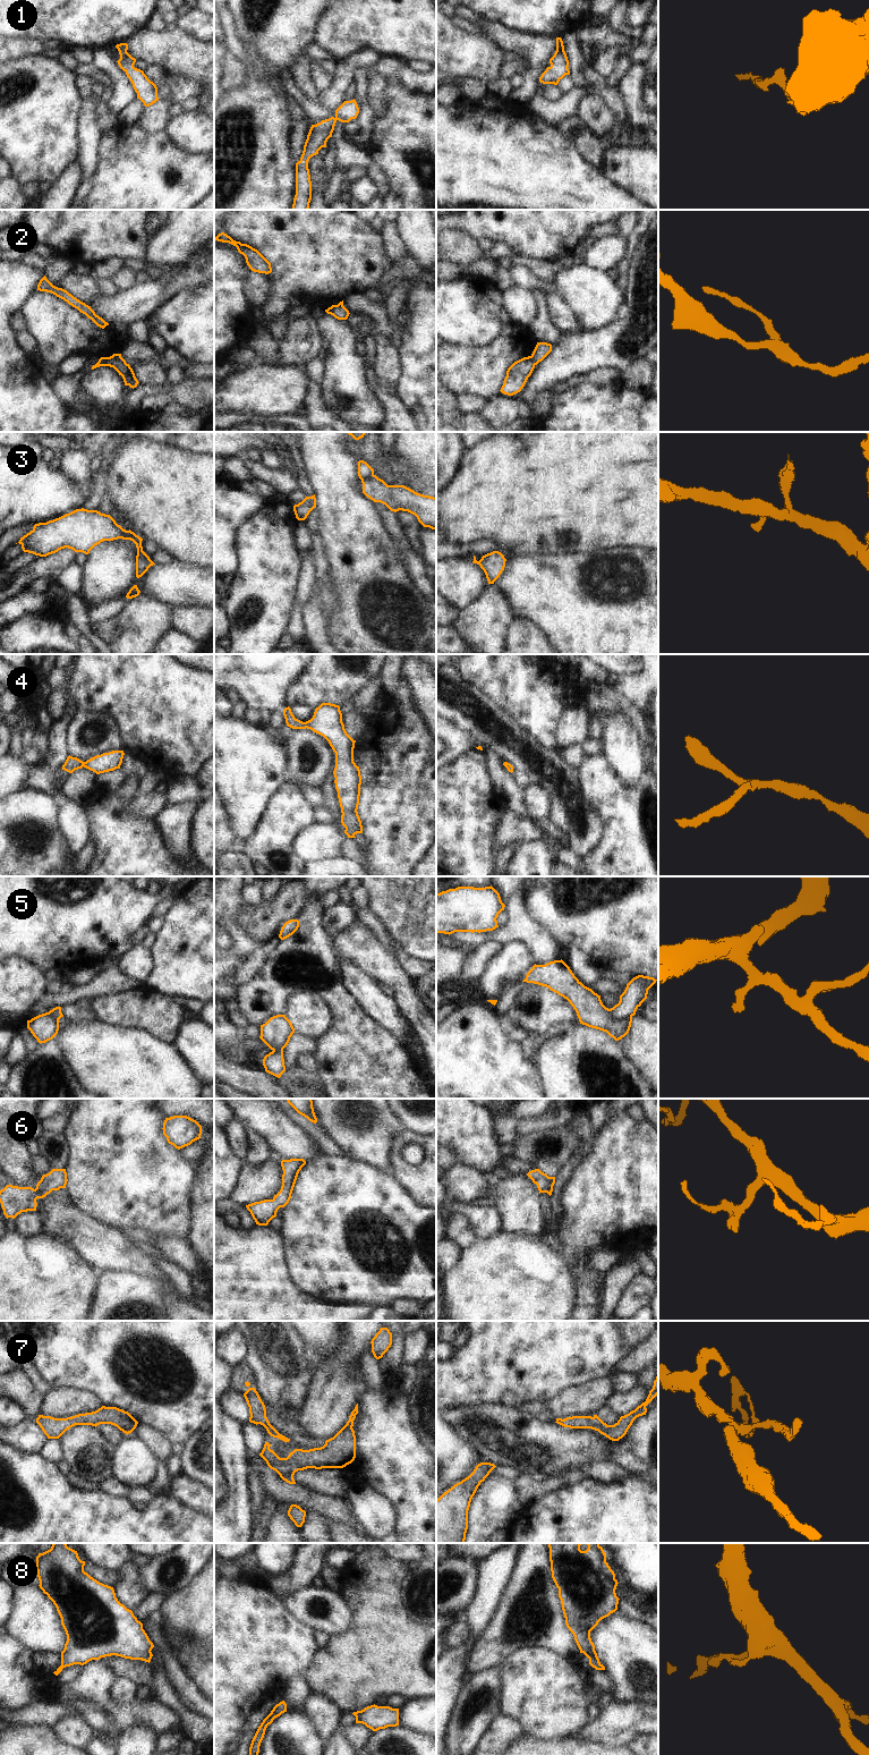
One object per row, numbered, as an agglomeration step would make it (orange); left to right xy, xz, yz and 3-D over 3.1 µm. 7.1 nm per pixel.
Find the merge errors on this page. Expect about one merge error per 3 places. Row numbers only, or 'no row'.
2, 3, 5

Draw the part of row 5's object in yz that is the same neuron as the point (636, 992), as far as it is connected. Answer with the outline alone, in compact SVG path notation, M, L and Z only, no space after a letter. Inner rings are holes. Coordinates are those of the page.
M638 975L628 984L620 995L620 1001L611 1008L611 1015L615 1019L625 1019L636 1015L637 1009L647 999L648 990L657 980L649 976Z

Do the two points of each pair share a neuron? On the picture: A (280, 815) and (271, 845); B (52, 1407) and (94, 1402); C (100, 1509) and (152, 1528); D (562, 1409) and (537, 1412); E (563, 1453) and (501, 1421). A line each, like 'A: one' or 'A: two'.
A: one
B: one
C: one
D: two
E: one

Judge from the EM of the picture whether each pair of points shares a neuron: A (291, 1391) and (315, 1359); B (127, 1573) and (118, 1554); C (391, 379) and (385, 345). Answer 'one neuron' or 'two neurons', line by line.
A: two neurons
B: two neurons
C: one neuron

